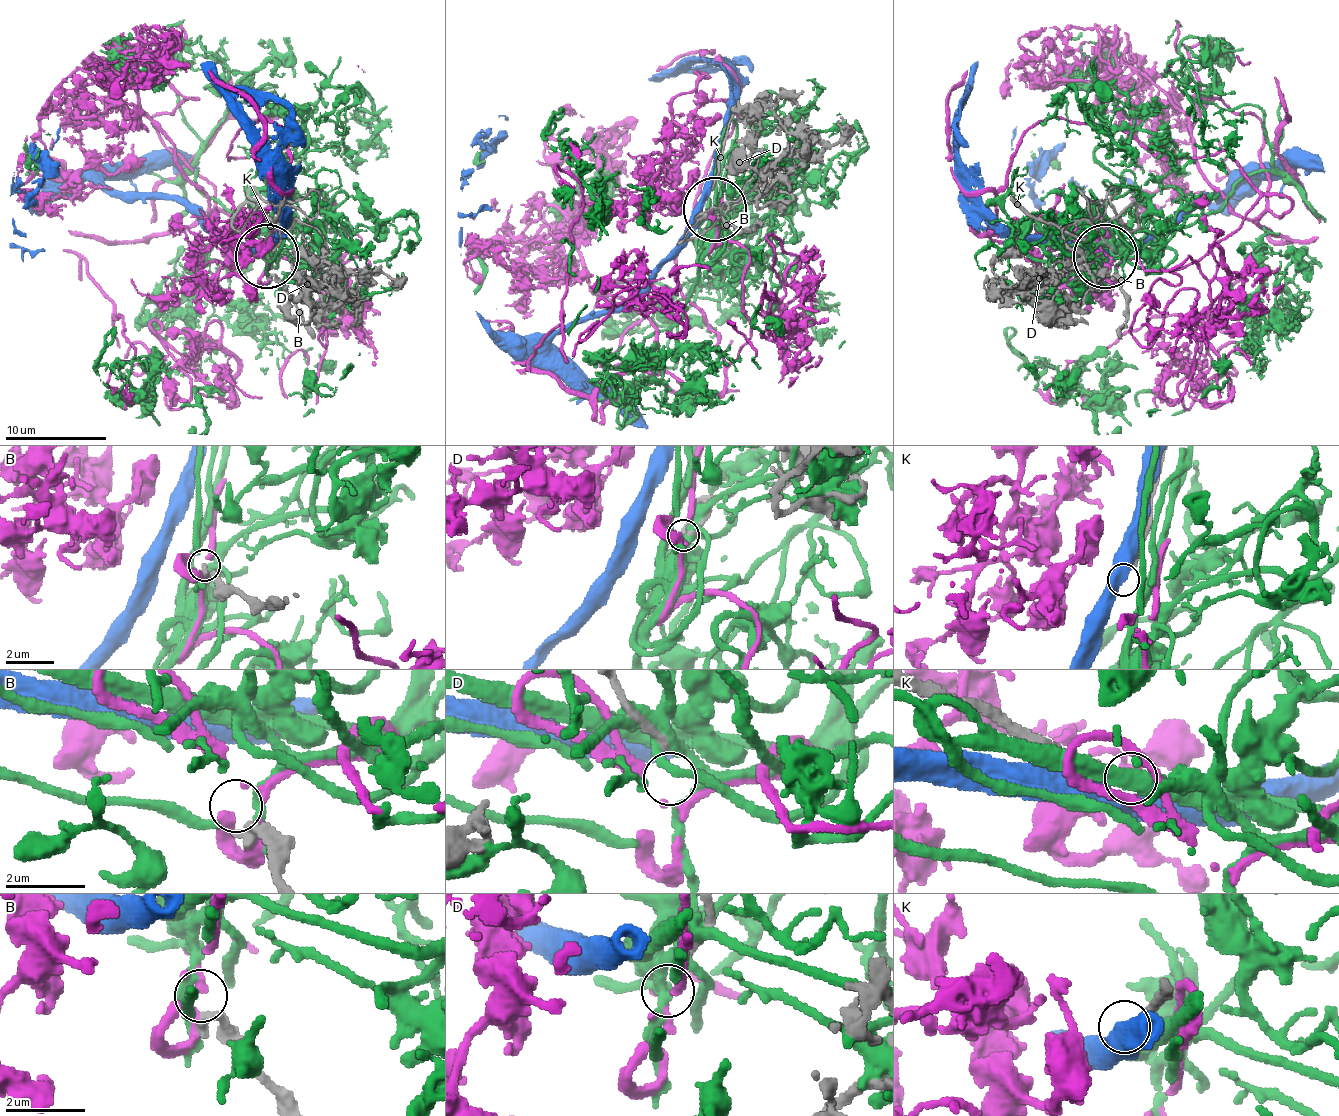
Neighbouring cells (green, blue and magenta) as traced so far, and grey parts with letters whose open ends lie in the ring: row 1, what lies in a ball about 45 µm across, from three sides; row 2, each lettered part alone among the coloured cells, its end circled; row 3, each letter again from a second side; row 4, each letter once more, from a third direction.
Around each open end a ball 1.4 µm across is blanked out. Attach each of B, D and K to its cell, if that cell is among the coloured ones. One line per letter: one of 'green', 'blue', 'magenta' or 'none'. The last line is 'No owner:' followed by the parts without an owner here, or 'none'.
B: none
D: magenta
K: none
No owner: B, K

